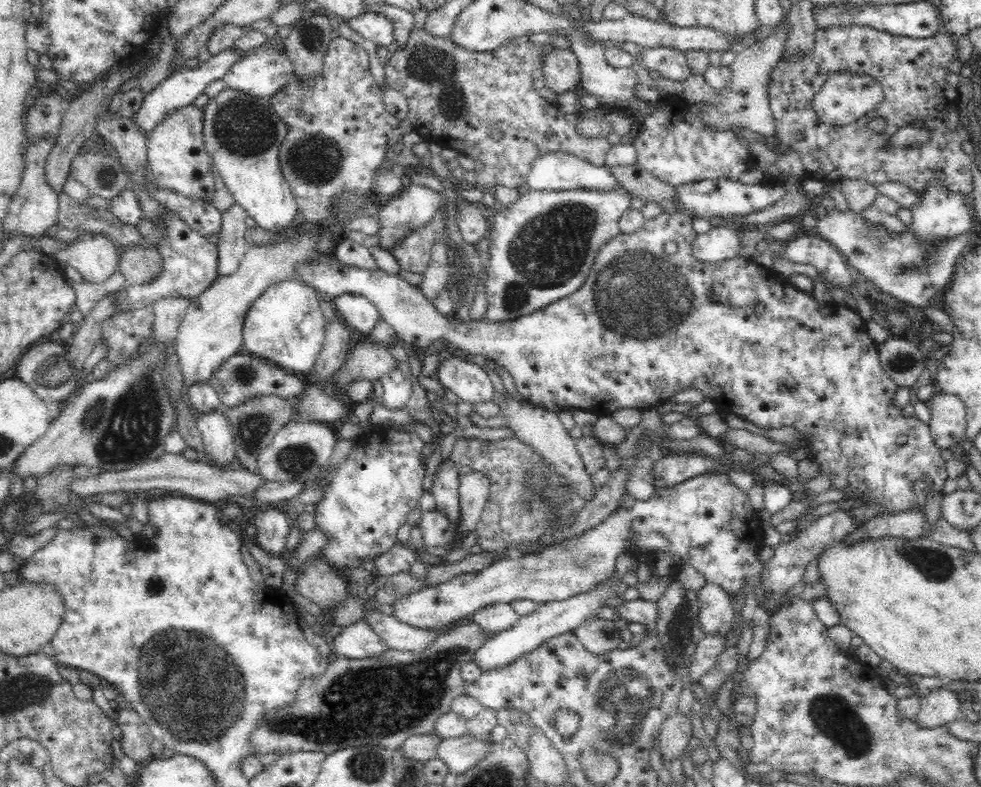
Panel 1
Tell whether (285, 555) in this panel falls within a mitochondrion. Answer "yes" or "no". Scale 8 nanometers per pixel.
no

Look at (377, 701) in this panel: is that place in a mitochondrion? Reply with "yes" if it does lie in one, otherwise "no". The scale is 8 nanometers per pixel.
yes

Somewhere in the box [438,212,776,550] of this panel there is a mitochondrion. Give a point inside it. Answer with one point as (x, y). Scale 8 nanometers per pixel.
(639, 296)

